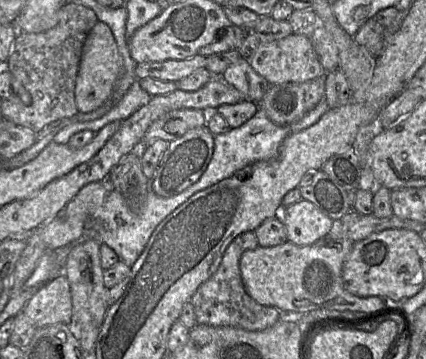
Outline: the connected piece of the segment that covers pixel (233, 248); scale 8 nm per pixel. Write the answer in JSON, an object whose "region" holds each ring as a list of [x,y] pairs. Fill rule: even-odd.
{"region":[[[245,232],[237,236],[223,254],[217,271],[203,284],[191,298],[196,322],[210,327],[233,327],[246,331],[263,331],[272,327],[280,319],[280,312],[255,302],[245,291],[239,262],[247,250],[257,248],[258,241],[254,232]]]}

